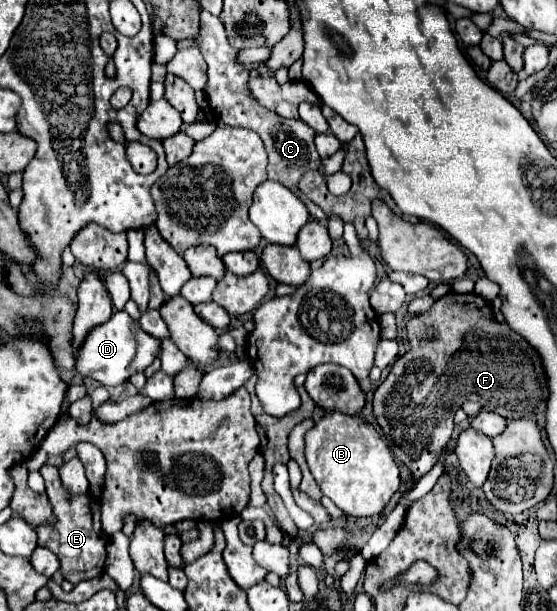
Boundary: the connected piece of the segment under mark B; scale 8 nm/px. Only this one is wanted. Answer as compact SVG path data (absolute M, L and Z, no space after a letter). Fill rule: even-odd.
M329 411L305 433L307 465L321 487L341 511L353 517L371 517L383 511L399 489L399 467L377 429L357 415Z

